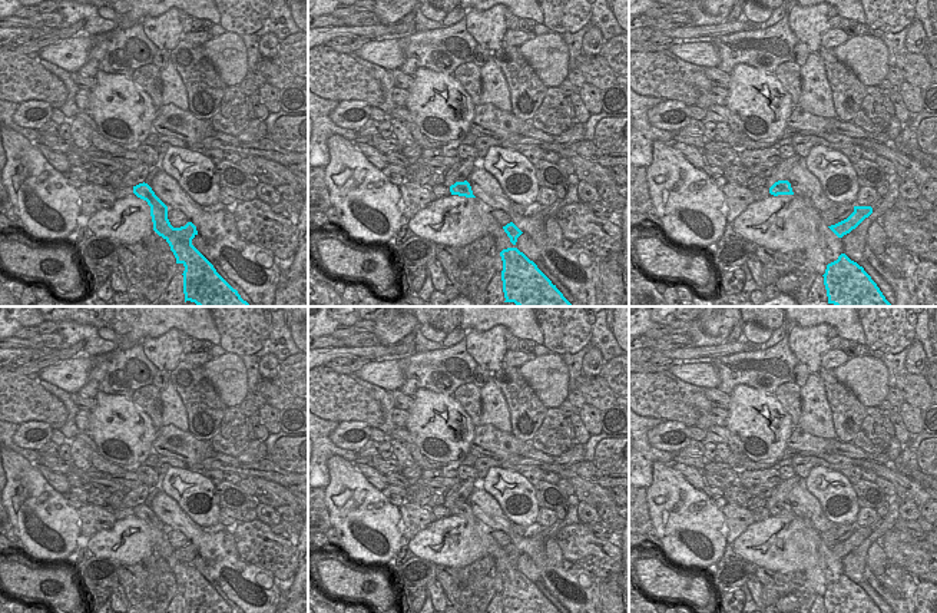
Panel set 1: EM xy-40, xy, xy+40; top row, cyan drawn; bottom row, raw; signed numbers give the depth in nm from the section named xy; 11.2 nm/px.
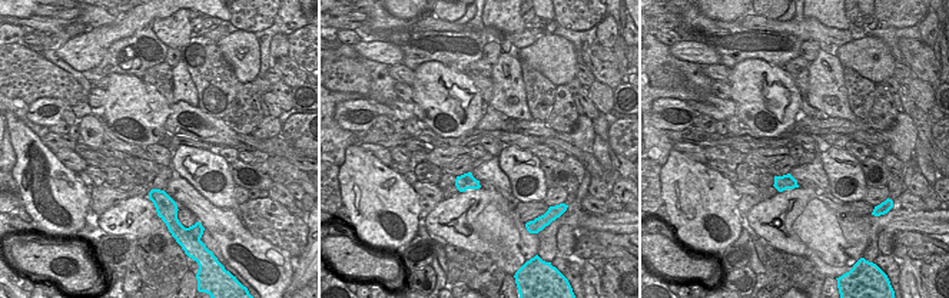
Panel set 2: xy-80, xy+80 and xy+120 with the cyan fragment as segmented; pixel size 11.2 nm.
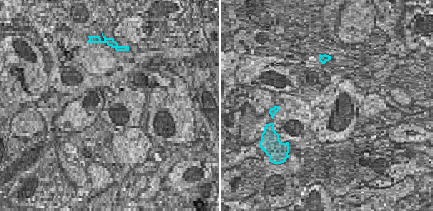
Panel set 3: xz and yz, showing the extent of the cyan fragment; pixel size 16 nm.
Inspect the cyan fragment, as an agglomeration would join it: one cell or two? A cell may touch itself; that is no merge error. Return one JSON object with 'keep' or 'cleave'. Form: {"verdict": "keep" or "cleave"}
{"verdict": "cleave"}

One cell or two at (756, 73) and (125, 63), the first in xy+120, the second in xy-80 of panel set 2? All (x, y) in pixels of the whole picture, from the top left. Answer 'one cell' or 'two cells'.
two cells

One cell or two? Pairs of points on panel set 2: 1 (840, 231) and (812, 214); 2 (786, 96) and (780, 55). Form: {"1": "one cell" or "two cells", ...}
{"1": "one cell", "2": "two cells"}

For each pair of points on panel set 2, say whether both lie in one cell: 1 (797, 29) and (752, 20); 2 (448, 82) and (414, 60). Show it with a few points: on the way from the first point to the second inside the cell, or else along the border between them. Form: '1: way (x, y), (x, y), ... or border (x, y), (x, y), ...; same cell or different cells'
1: way (786, 26), (763, 23); same cell
2: border (453, 68), (438, 62), (422, 62), (414, 70); different cells

